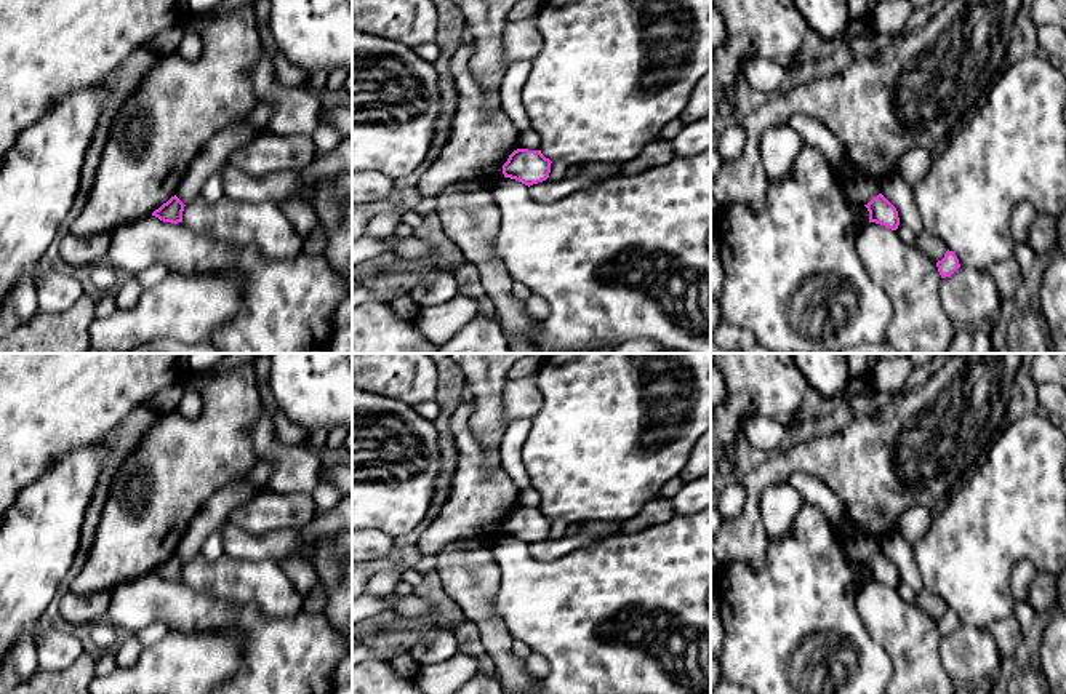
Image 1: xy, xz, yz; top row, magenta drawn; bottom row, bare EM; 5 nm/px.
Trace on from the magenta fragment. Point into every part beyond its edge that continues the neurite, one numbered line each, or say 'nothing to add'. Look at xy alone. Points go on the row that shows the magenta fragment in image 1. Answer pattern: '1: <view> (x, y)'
nothing to add

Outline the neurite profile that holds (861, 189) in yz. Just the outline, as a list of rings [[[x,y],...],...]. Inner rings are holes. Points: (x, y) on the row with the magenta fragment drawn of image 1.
[[[845,163],[840,173],[853,201],[868,205],[874,197],[880,193],[880,182],[868,177],[850,163]]]

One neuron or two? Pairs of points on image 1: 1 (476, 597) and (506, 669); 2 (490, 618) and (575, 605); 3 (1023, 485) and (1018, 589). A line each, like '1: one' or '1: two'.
1: one
2: two
3: two

